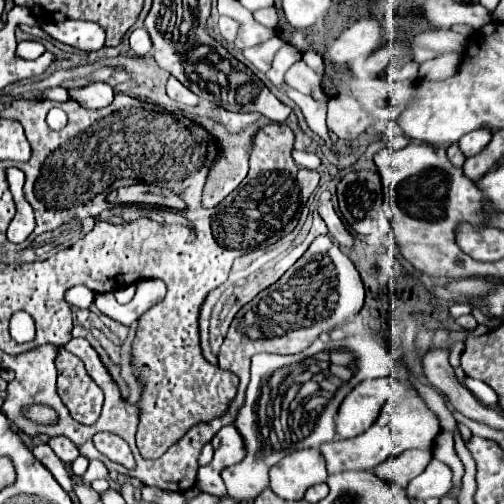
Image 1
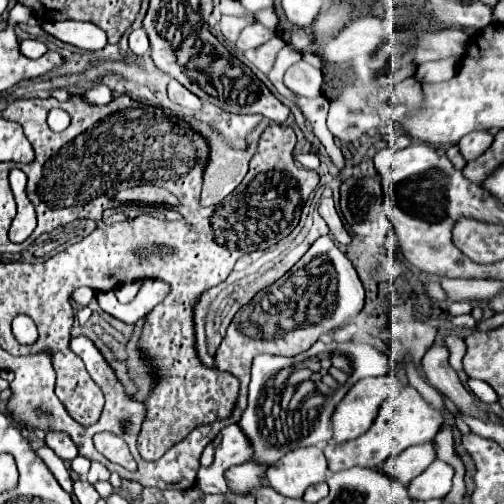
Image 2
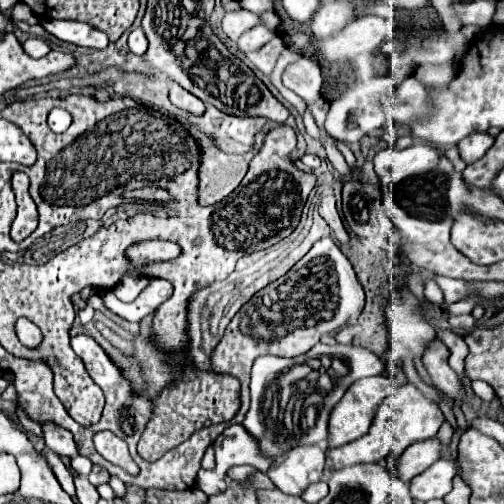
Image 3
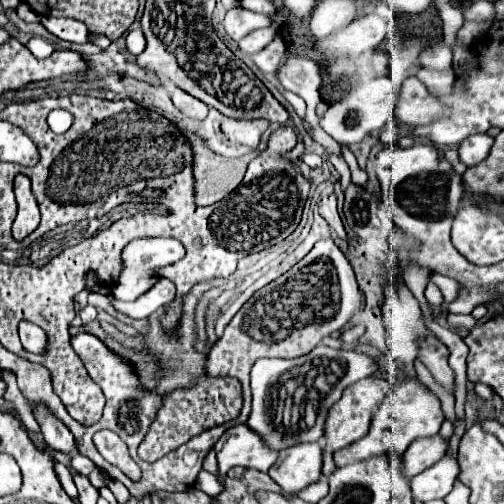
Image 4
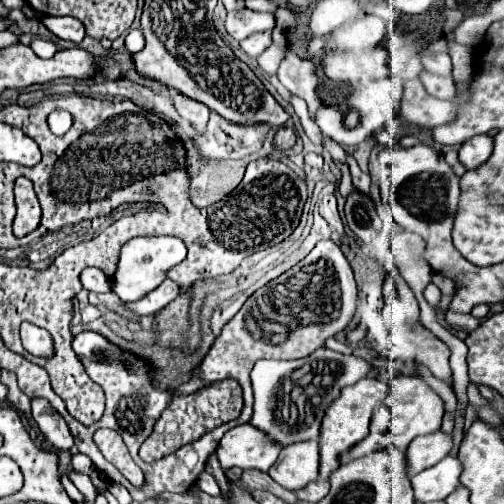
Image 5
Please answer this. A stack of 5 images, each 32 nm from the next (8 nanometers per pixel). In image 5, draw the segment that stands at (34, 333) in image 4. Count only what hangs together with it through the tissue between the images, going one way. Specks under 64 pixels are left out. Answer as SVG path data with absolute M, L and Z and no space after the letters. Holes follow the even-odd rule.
M22 322L20 338L22 338L22 346L30 354L44 356L44 358L48 358L52 354L52 340L50 340L50 336L48 336L48 332L44 328L34 326L30 322Z

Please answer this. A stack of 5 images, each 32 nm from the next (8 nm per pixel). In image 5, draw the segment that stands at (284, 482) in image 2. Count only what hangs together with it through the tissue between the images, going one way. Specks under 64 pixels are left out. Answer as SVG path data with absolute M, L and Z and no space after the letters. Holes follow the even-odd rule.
M314 440L304 444L290 444L282 448L280 458L276 460L268 474L282 488L290 492L298 492L306 484L314 482L320 474L320 446Z

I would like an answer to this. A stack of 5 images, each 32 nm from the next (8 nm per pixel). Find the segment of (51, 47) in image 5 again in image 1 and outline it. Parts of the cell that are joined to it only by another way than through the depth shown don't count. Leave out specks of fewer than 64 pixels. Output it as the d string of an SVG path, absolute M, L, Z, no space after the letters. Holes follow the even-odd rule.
M20 42L18 48L16 48L16 56L18 58L36 58L40 54L44 54L46 48L40 44L40 42Z

